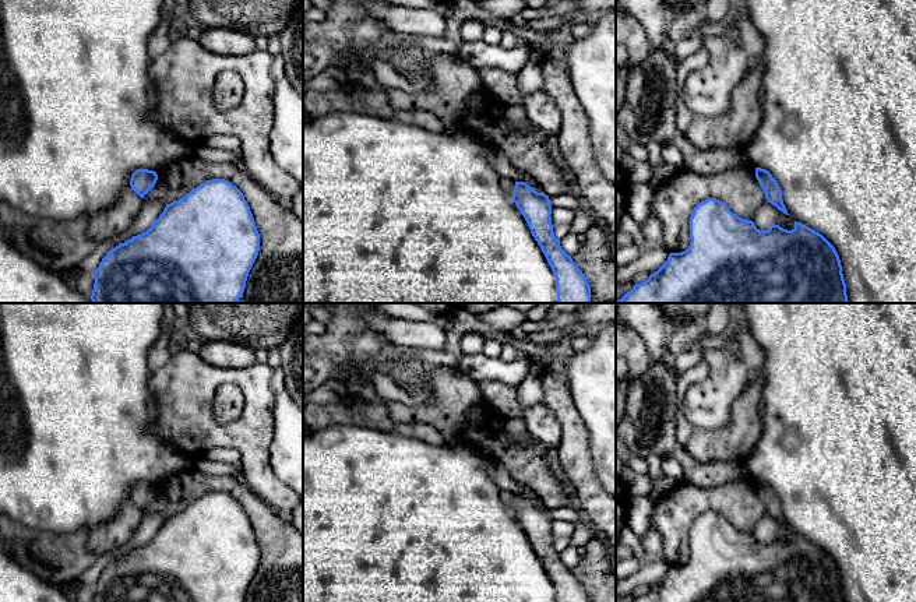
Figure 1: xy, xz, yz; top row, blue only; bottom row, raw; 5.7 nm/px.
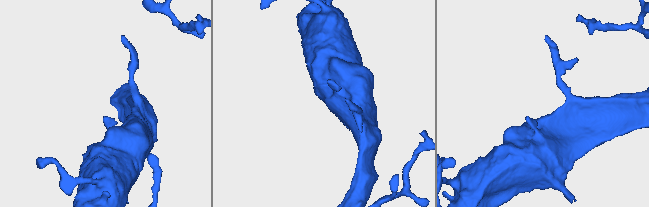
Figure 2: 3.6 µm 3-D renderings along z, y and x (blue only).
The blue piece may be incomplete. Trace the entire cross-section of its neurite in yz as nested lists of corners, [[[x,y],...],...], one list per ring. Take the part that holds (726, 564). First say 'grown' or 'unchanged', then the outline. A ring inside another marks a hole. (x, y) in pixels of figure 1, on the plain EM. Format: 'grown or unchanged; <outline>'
unchanged; [[[708,511],[693,522],[690,550],[686,564],[670,566],[656,585],[633,602],[846,602],[835,560],[821,546],[796,534],[792,543],[775,536],[768,543],[760,543],[753,534],[733,527],[725,515]]]

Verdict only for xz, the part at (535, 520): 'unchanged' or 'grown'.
unchanged

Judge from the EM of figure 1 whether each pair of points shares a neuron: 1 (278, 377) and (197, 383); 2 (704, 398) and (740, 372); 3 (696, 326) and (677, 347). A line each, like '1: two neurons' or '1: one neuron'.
1: two neurons
2: one neuron
3: one neuron

